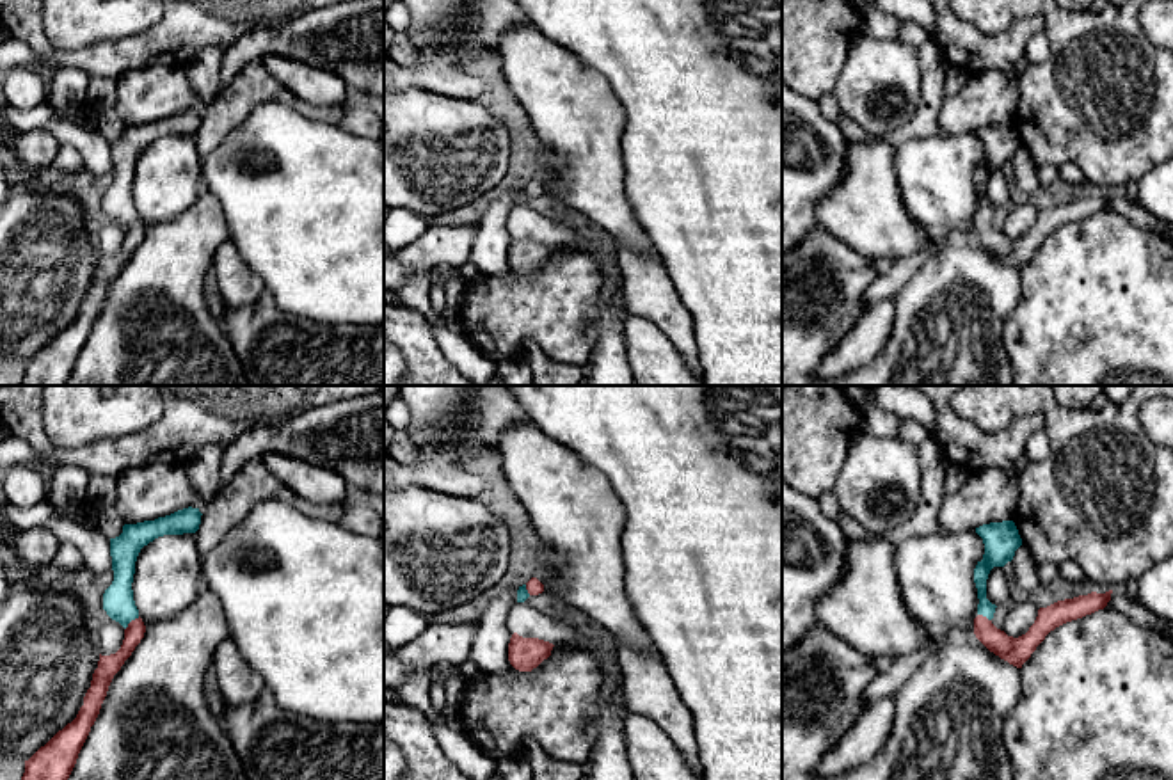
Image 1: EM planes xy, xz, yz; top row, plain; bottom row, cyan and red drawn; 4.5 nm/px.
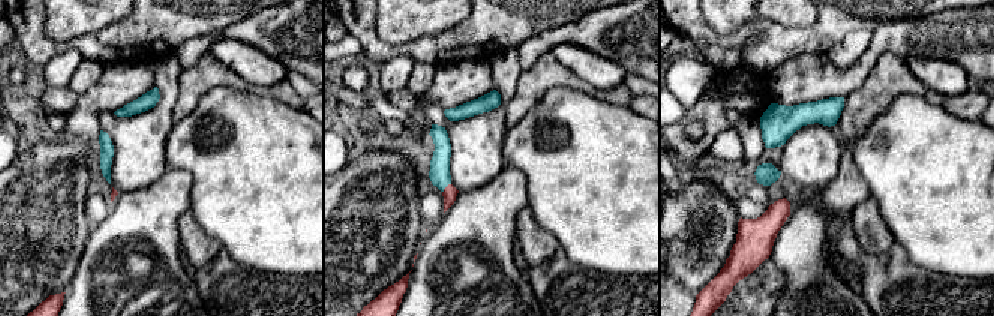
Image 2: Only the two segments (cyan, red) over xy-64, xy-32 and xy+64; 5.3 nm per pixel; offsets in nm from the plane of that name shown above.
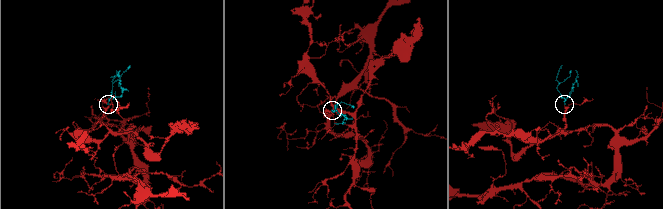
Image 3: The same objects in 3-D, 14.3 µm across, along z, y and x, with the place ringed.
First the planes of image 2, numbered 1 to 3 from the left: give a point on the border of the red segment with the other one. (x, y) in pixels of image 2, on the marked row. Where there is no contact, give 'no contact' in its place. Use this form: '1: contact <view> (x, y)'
1: no contact
2: contact xy-32 (446, 186)
3: no contact

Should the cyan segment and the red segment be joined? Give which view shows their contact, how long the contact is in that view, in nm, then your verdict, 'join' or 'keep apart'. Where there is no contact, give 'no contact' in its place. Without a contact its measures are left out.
xy | 90 nm | join

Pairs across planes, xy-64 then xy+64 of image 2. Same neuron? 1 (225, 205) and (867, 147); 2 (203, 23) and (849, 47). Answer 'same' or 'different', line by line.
1: same
2: different

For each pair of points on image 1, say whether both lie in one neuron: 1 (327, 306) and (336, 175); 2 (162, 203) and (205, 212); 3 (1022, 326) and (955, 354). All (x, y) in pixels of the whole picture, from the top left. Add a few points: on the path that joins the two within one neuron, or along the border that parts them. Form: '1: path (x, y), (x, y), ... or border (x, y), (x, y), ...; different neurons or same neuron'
1: path (327, 274), (327, 251), (335, 242), (335, 206); same neuron
2: border (203, 189), (183, 212), (150, 224); different neurons
3: border (1019, 295), (1003, 331), (1003, 345), (1010, 366); different neurons

